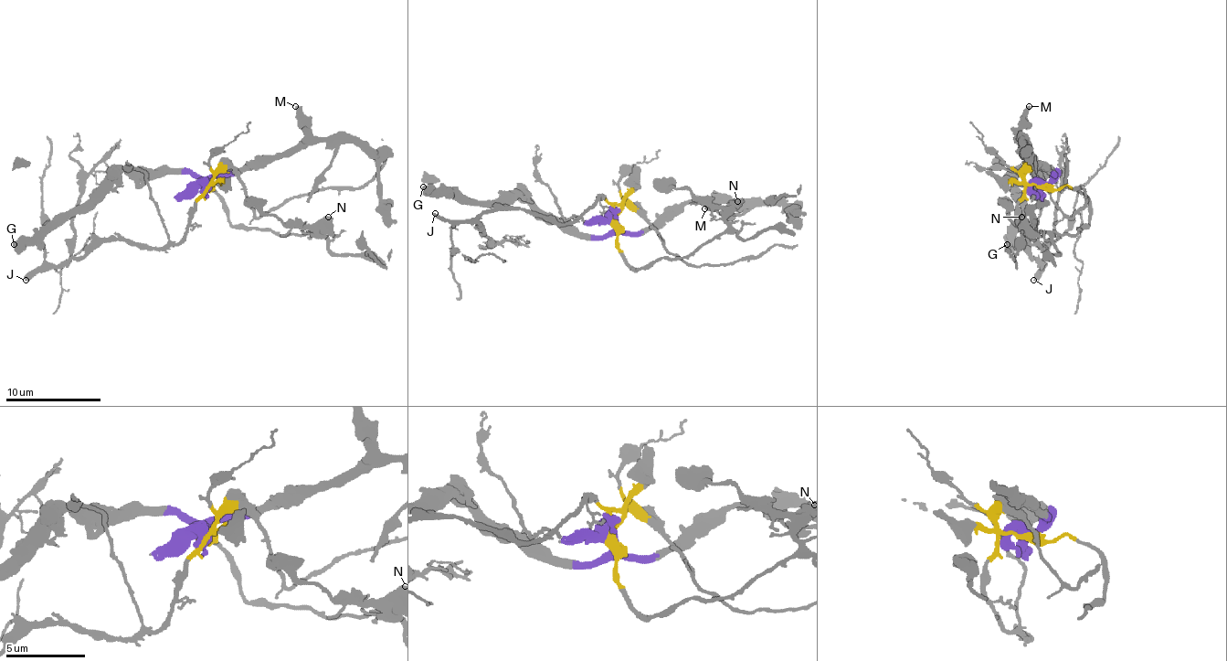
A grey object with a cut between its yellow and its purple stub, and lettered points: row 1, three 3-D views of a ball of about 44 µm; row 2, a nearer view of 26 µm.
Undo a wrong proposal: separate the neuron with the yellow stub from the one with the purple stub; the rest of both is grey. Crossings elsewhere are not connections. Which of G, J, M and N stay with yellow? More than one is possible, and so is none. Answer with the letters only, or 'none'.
J, N

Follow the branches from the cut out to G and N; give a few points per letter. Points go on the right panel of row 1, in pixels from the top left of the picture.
G: (1040, 185), (1057, 173), (1026, 170), (1016, 180), (1020, 223), (1007, 244)
N: (1040, 185), (1078, 189), (1088, 201), (1090, 223), (1073, 235), (1038, 235), (1020, 216)

